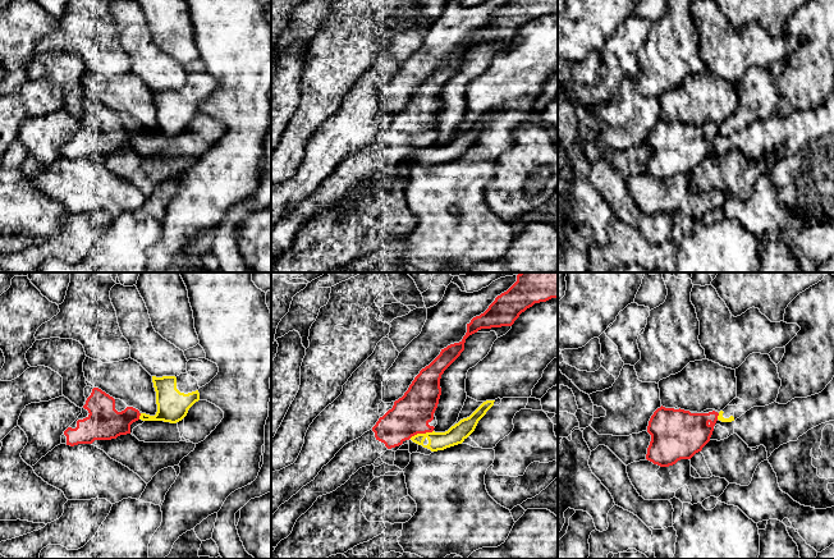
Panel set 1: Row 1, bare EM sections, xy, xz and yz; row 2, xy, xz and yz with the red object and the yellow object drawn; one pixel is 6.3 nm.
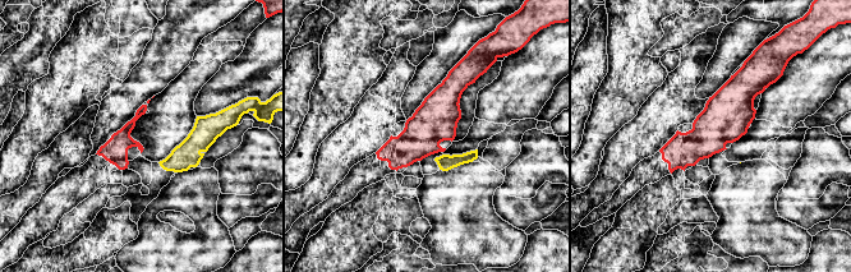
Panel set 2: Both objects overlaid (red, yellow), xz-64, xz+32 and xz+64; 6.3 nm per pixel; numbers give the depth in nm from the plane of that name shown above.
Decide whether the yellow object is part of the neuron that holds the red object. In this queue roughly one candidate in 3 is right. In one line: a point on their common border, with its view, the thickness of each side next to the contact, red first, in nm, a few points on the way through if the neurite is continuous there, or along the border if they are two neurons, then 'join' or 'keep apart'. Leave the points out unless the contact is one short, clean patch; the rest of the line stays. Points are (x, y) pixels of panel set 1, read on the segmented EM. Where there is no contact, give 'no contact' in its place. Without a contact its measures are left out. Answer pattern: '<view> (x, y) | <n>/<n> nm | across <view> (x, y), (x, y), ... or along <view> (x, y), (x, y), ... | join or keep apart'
xz (421, 433) | 240/120 nm | along xz (432, 430), (425, 434), (415, 434), (409, 438) | keep apart

